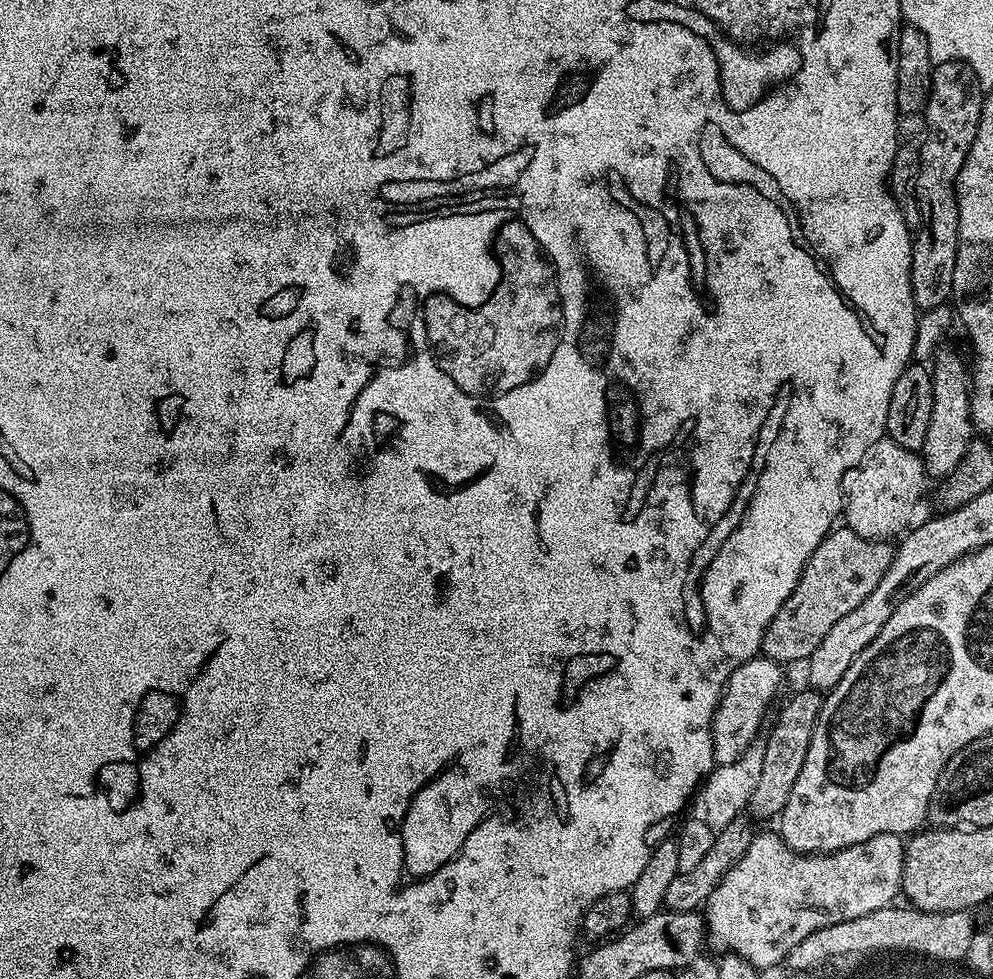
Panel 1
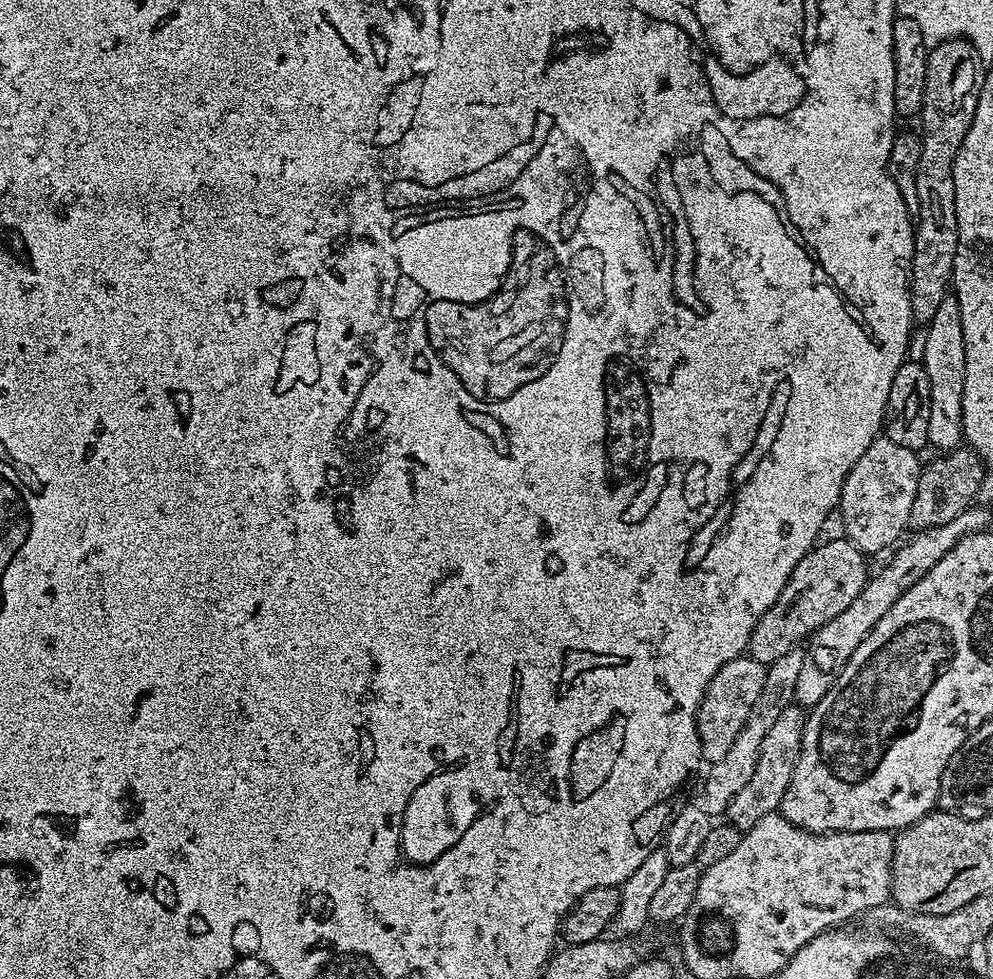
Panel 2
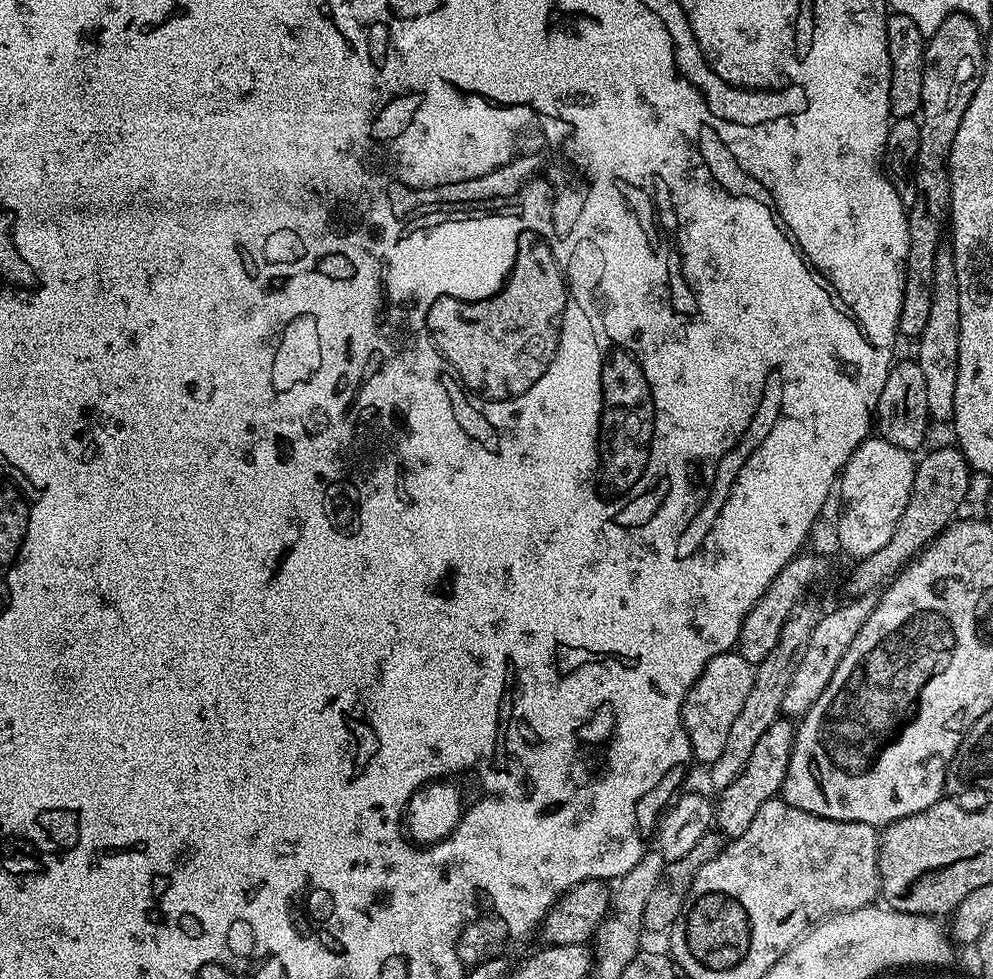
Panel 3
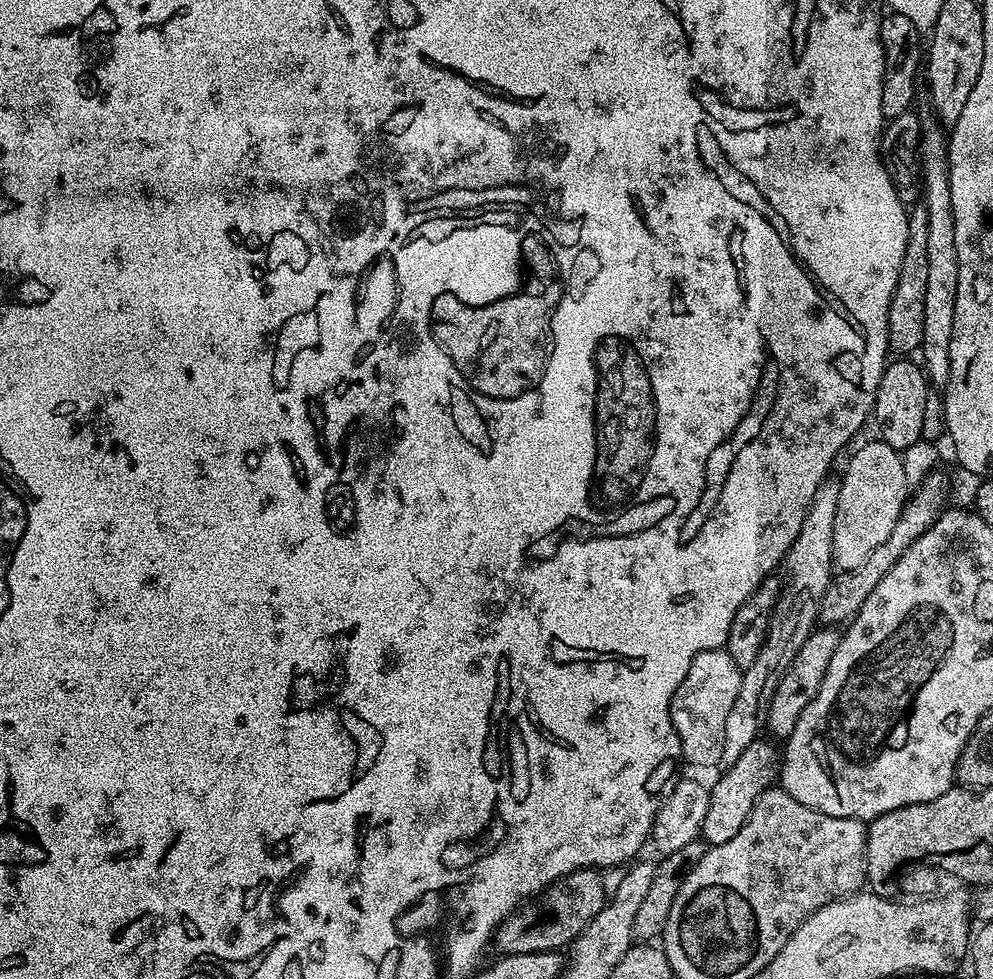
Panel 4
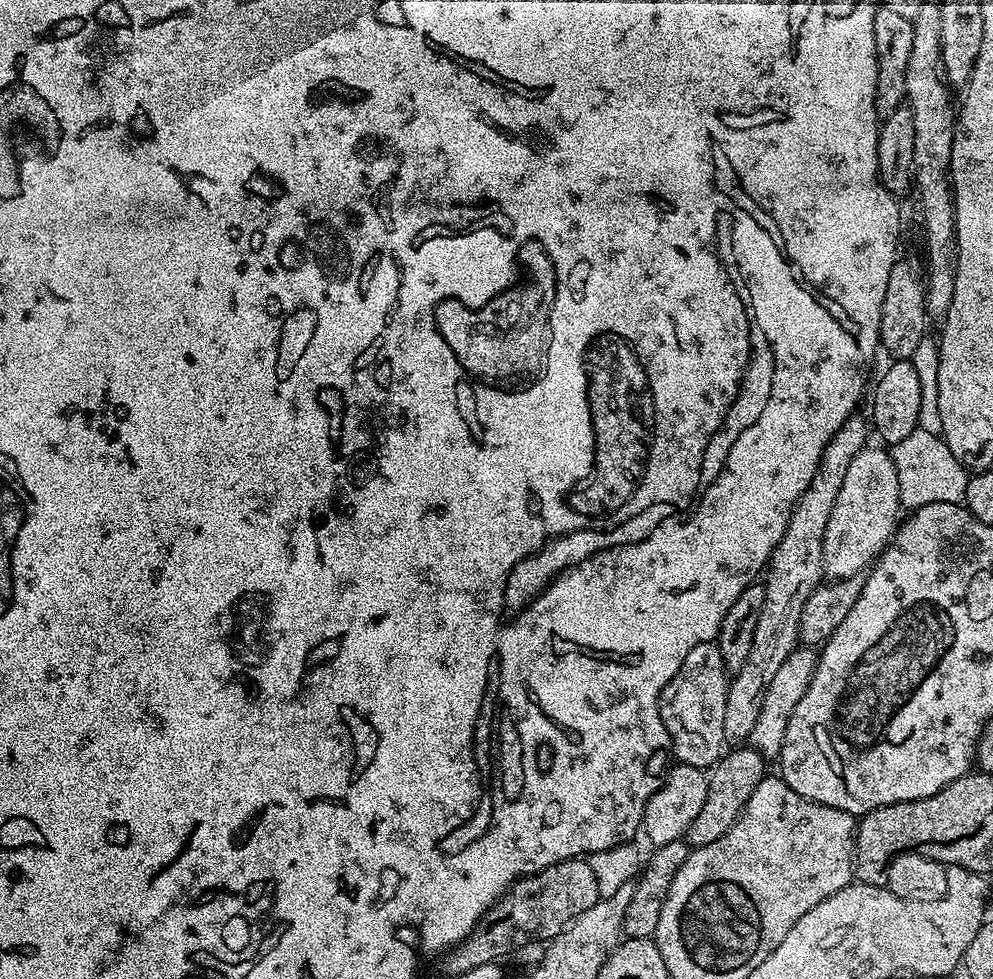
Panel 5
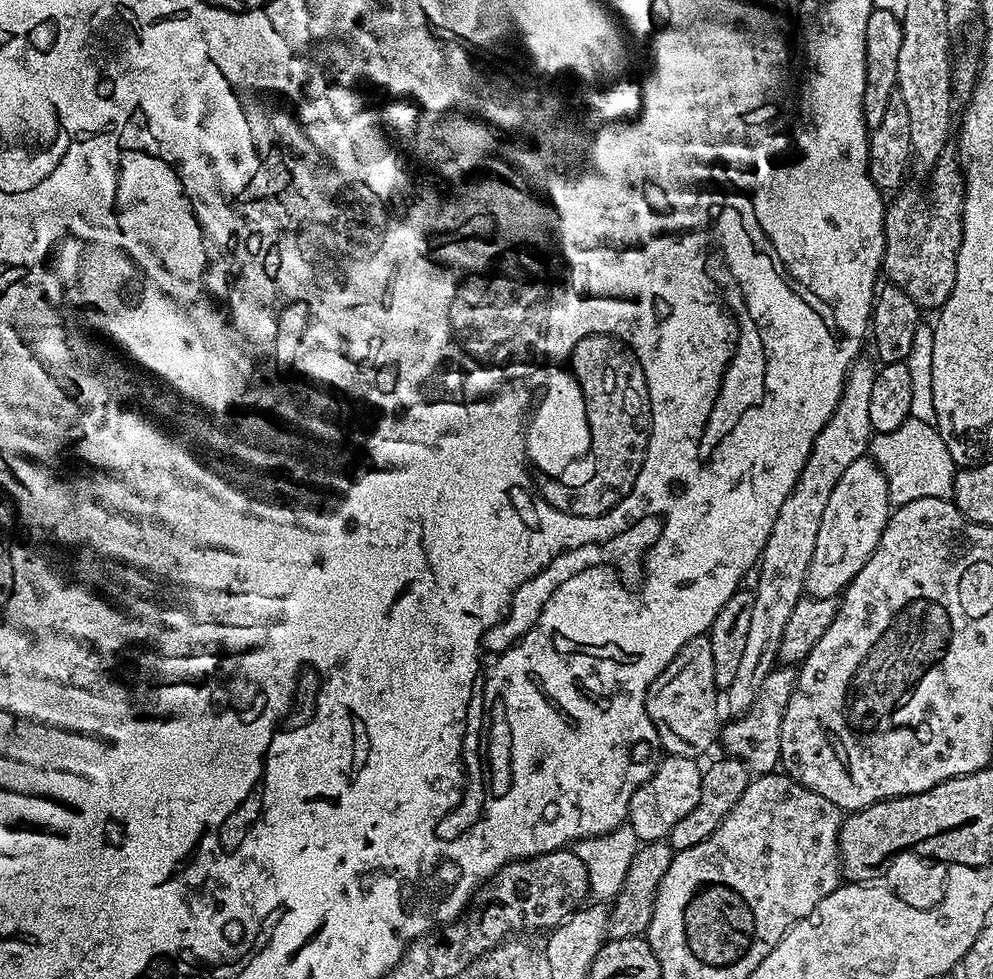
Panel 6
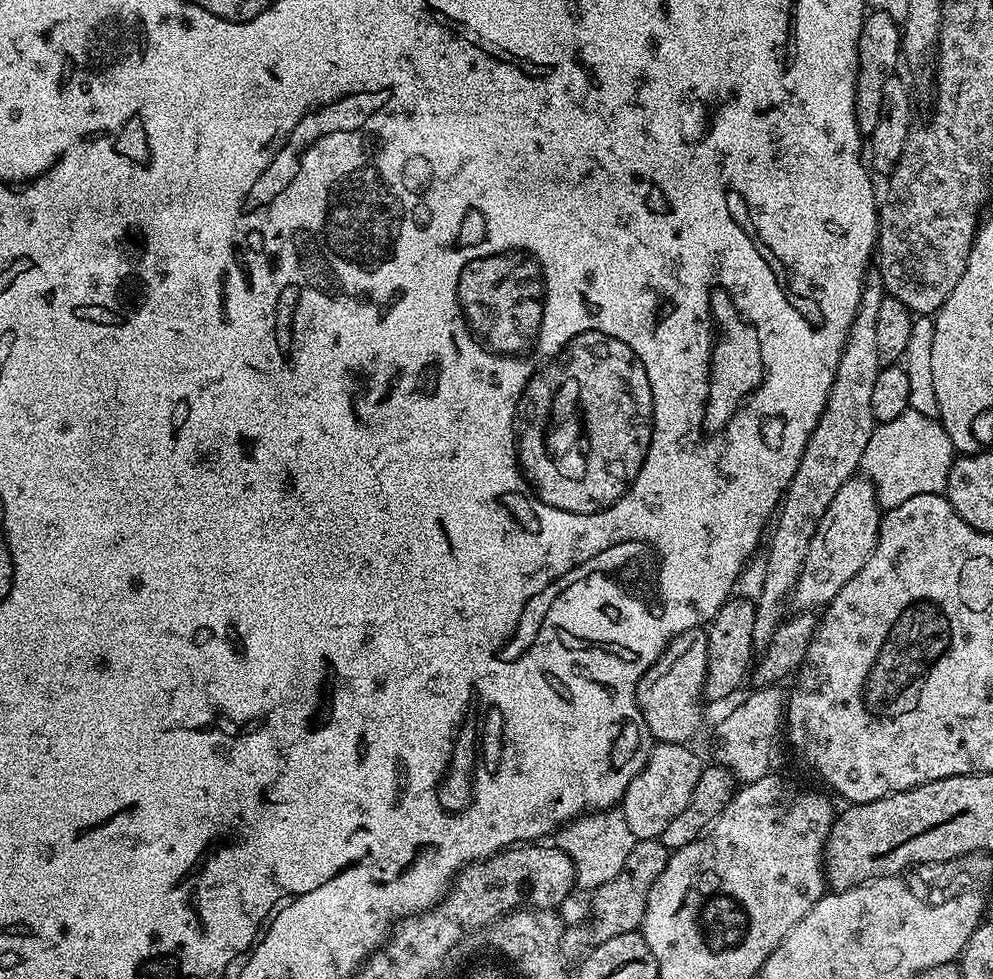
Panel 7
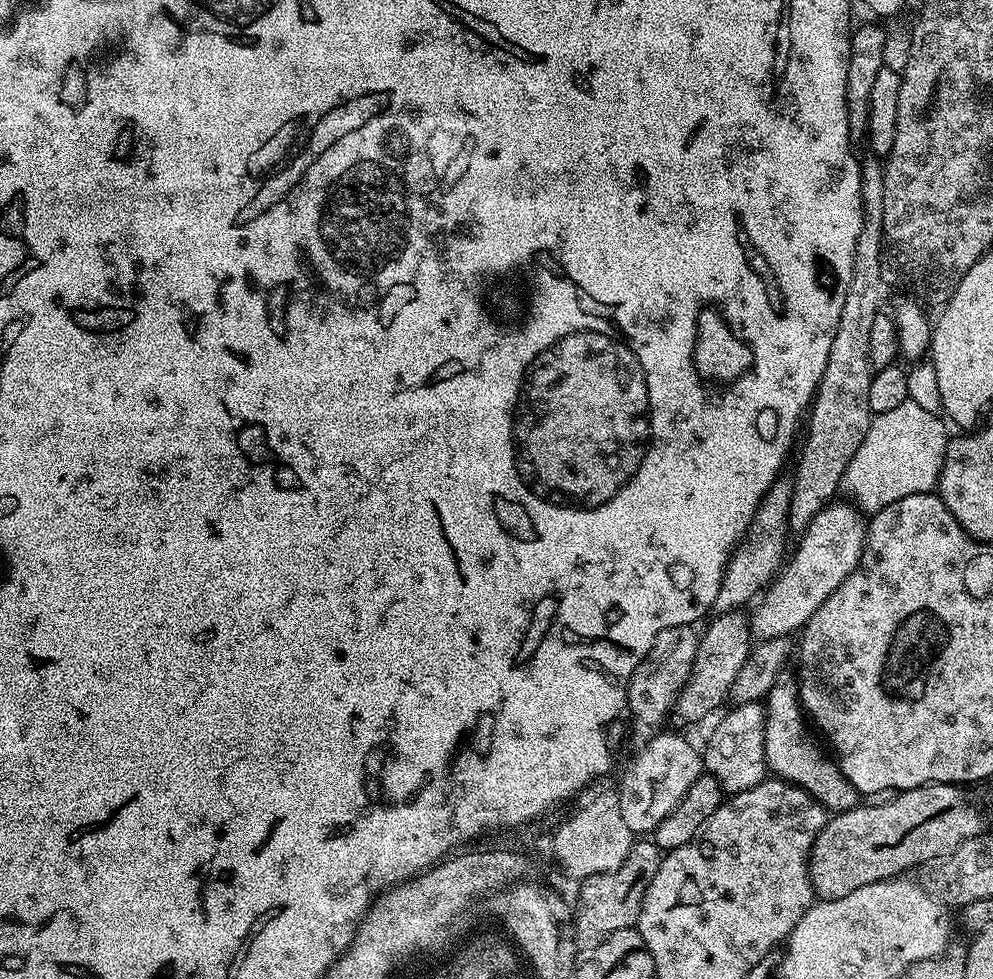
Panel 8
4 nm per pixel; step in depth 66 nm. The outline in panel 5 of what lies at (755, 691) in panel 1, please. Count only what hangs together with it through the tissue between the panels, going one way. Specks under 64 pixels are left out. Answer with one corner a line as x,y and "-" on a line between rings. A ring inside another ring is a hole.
719,643
699,644
686,654
686,662
660,695
660,717
670,734
672,756
686,766
711,769
726,748
722,721
726,719
726,694
730,673
722,662

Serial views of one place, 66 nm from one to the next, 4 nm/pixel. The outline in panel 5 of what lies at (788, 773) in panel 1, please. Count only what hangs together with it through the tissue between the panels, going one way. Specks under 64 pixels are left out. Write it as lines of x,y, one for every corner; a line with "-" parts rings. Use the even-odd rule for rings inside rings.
736,746
733,748
736,748
733,752
731,750
725,751
711,769
708,776
706,803
702,806
702,811
698,813
698,818
694,818
694,822
690,822
690,826
684,831
683,839
689,849
710,846
710,842
718,842
718,838
722,838
722,834
726,834
726,830
730,830
730,826
734,826
734,822
740,817
740,812
746,806
750,794
754,794
754,786
758,786
758,782
764,780
766,775
764,755
751,746

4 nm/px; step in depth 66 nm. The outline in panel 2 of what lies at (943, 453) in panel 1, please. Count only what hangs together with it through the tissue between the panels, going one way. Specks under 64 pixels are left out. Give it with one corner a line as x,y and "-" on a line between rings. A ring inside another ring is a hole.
949,294
942,298
934,318
923,329
926,334
926,354
922,361
926,378
930,378
930,426
928,443
941,453
961,447
964,440
962,426
962,390
966,386
966,338
962,338
962,310
958,298

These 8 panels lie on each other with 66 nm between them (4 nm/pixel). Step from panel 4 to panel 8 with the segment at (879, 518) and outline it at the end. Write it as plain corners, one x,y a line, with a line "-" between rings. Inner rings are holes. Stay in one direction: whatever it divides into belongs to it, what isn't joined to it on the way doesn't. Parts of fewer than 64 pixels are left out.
825,503
820,513
809,522
799,537
796,553
794,548
775,579
763,589
760,605
751,609
752,634
757,641
799,633
814,610
818,610
818,606
822,606
822,602
826,602
826,598
830,598
830,594
834,594
834,590
838,590
858,566
864,555
865,513
855,503
836,503

